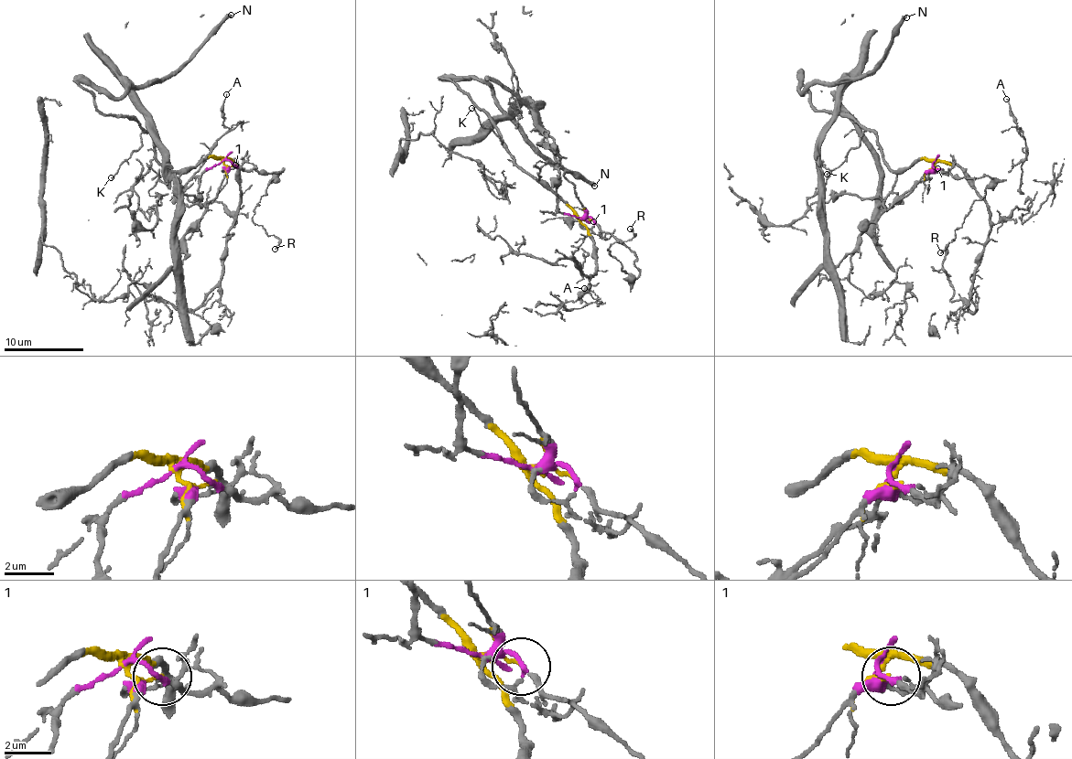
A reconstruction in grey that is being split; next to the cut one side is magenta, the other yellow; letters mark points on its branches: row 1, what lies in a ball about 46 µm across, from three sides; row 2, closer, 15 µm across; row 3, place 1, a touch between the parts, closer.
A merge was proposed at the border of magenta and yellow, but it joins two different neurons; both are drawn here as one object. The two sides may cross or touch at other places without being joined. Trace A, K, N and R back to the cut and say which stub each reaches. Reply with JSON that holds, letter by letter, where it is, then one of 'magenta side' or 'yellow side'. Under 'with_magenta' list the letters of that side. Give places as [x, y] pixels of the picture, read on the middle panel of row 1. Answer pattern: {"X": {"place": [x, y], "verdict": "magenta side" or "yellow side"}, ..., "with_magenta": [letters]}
{"A": {"place": [584, 288], "verdict": "yellow side"}, "K": {"place": [471, 108], "verdict": "yellow side"}, "N": {"place": [594, 186], "verdict": "yellow side"}, "R": {"place": [630, 229], "verdict": "magenta side"}, "with_magenta": ["R"]}

